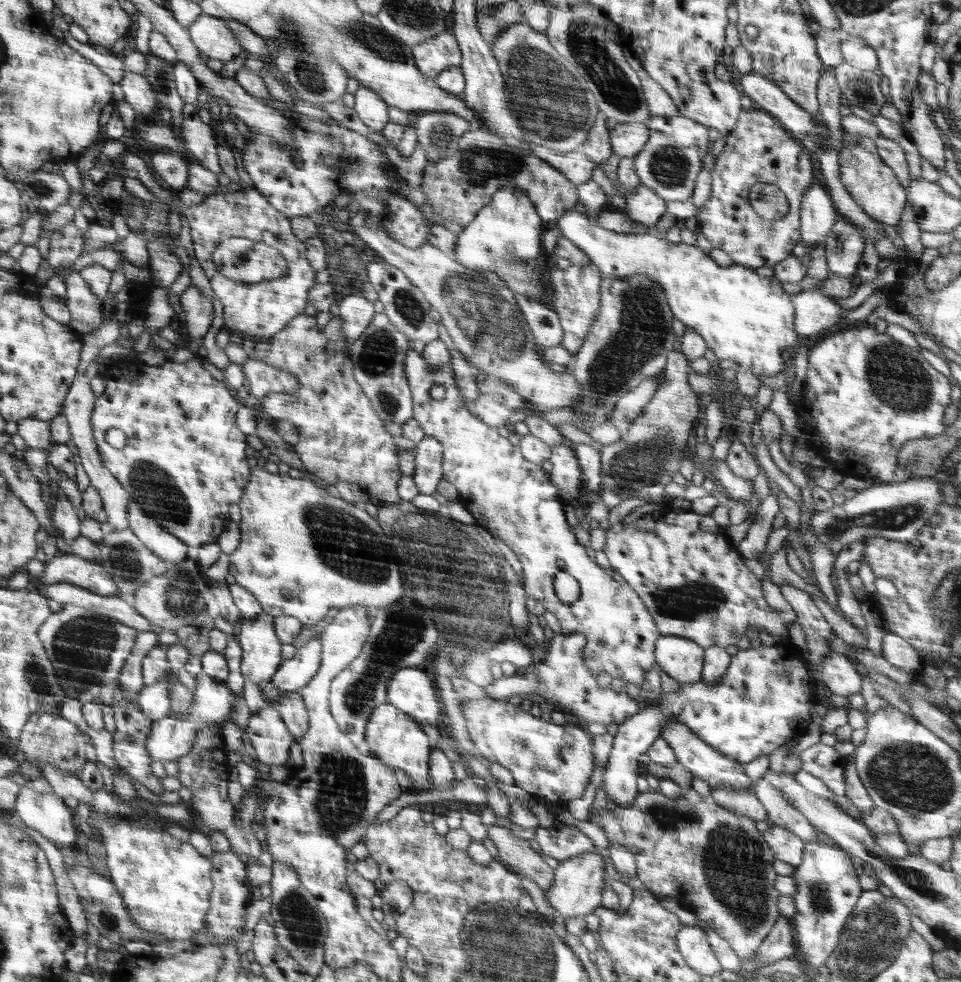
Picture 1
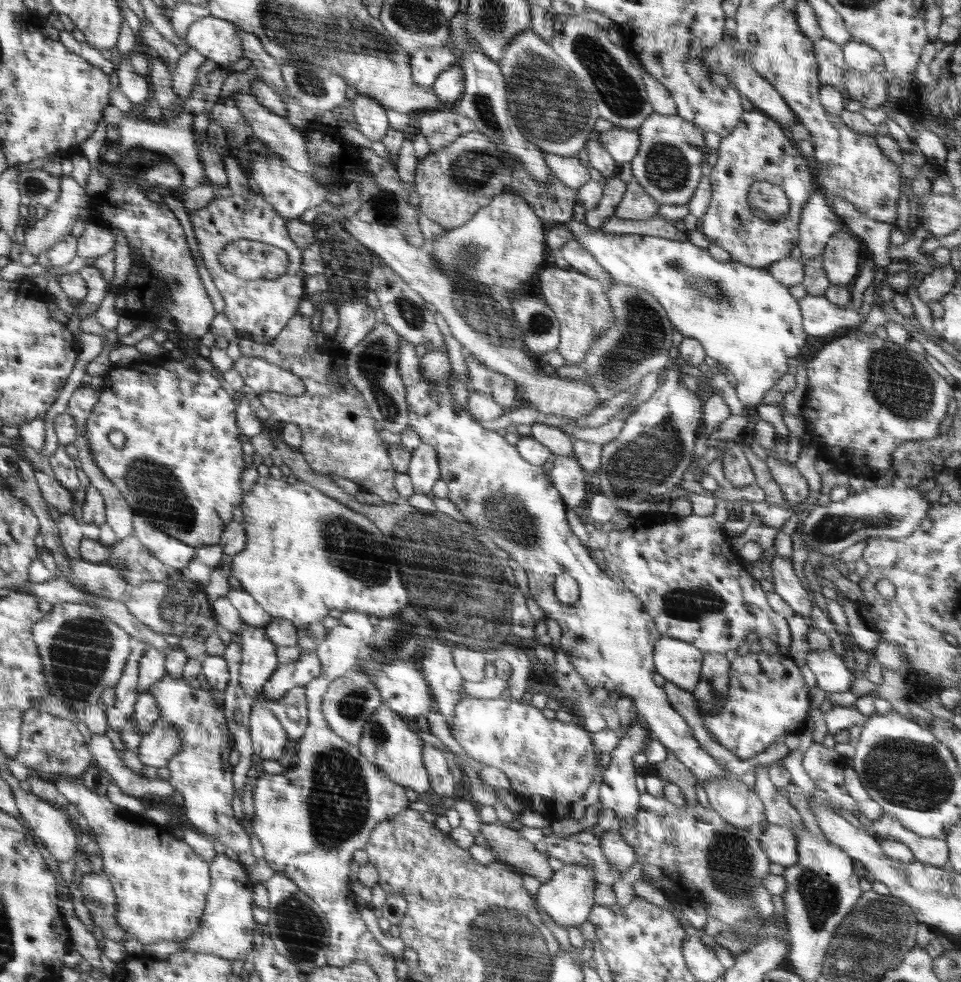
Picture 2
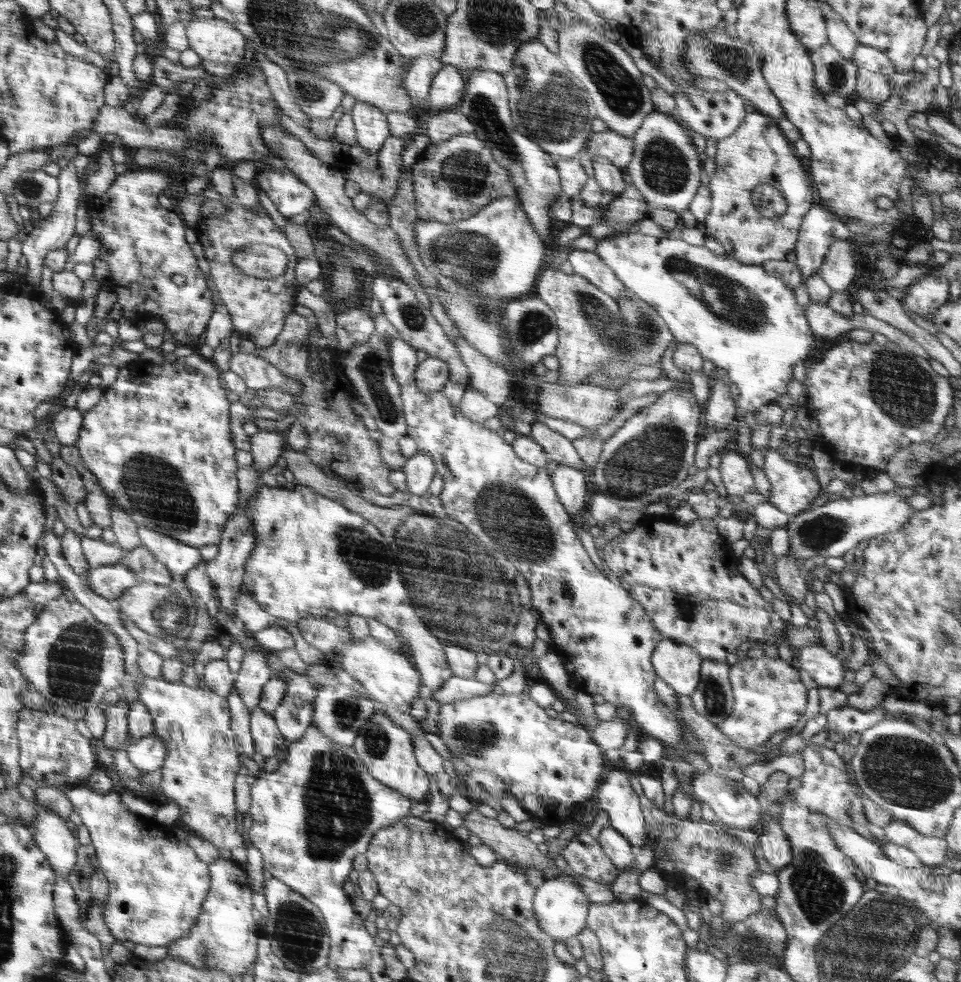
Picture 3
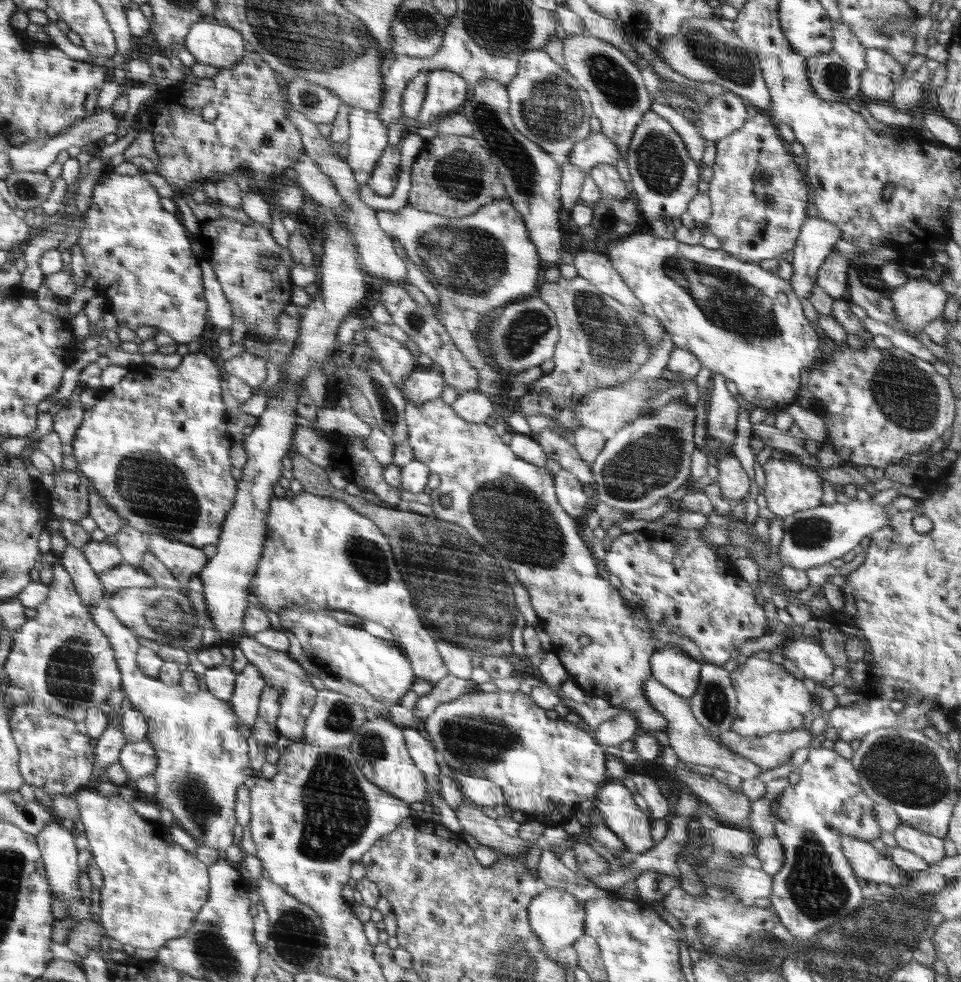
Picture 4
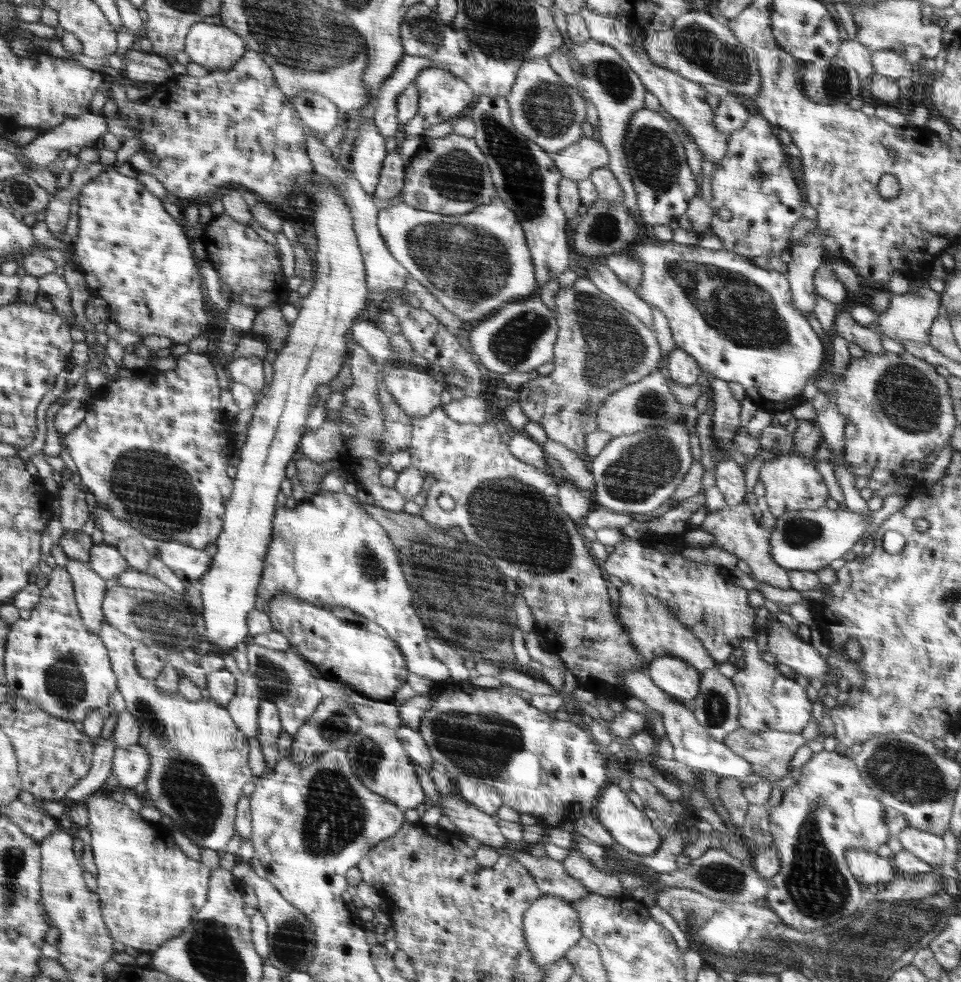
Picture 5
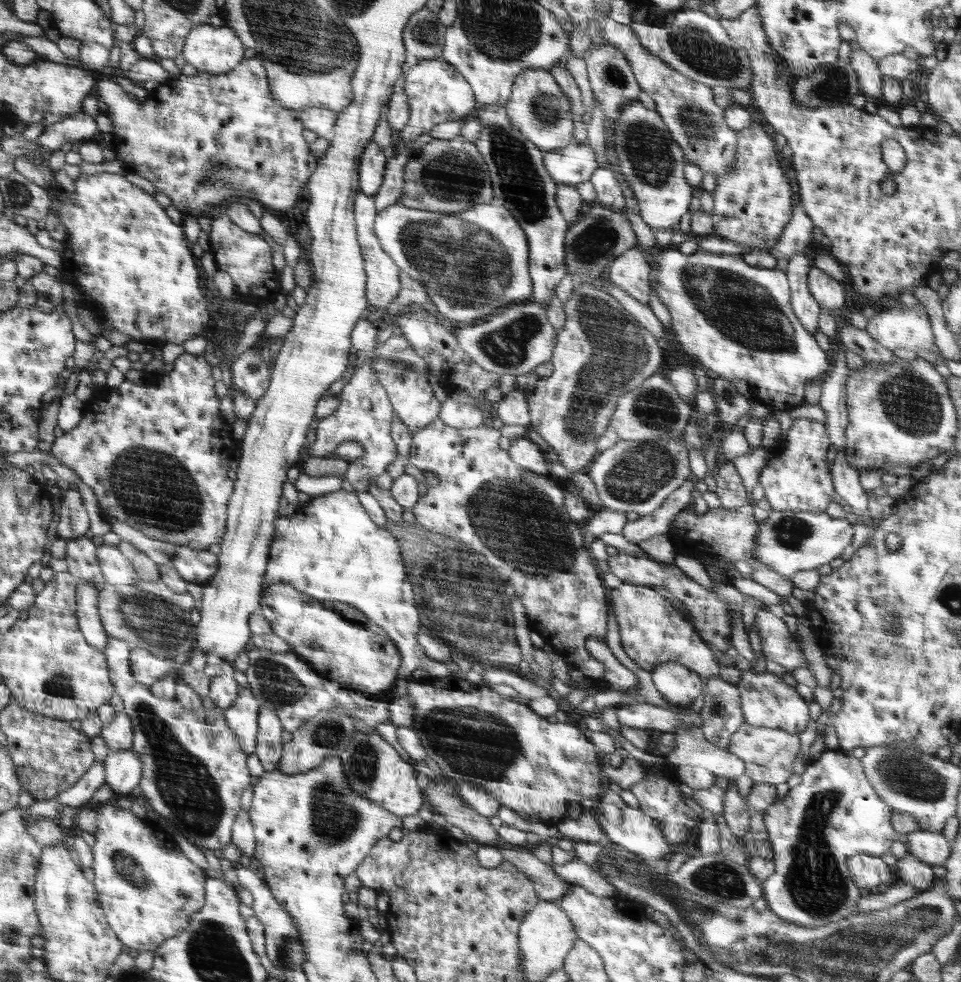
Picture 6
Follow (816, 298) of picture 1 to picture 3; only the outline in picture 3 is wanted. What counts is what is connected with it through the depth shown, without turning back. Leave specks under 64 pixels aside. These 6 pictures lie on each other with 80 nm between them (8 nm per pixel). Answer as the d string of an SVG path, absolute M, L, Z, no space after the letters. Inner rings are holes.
M811 301L808 307L804 308L805 317L814 335L836 338L854 330L854 328L863 328L873 333L884 334L890 342L903 346L906 351L910 351L916 356L927 360L931 358L925 348L911 336L904 334L898 327L892 326L884 320L870 316L866 311L863 313L853 312L852 316L846 316L845 314L838 314L827 304L816 304Z

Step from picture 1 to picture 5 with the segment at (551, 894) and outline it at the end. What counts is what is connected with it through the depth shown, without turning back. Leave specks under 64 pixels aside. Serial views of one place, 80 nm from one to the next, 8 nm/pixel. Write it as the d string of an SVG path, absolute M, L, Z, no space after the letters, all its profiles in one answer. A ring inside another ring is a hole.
M556 895L540 896L524 913L523 931L532 962L539 966L550 966L558 962L583 936L580 921L572 902Z

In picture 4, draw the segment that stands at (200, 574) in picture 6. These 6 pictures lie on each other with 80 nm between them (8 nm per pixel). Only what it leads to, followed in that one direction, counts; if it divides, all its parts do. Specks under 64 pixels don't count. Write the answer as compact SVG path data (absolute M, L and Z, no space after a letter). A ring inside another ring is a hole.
M147 533L145 539L149 544L150 552L159 558L164 566L167 566L167 569L175 575L183 588L187 586L192 576L202 572L209 561L202 549L184 541Z

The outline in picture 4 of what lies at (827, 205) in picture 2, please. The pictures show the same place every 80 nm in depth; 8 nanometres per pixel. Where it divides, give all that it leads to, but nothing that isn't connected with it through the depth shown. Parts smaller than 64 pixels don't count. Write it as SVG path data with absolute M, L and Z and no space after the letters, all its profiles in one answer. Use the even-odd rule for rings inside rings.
M820 216L806 218L792 249L791 262L794 274L790 284L800 301L810 298L820 266L833 252L835 242L843 239L842 235L837 224L824 221Z

